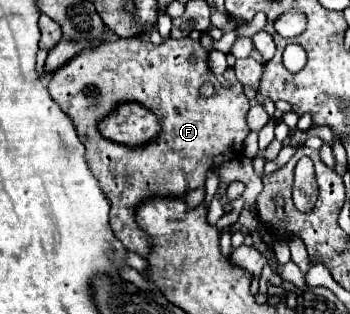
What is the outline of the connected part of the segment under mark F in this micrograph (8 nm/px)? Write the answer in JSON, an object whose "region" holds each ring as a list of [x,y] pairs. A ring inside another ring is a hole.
{"region":[[[143,37],[103,41],[91,49],[83,49],[47,77],[51,97],[73,119],[87,147],[89,167],[111,203],[109,223],[127,251],[147,257],[151,249],[149,233],[135,221],[141,203],[153,197],[185,197],[189,191],[203,189],[207,171],[219,167],[225,155],[227,159],[235,159],[237,149],[243,149],[243,141],[251,133],[245,119],[251,103],[243,93],[243,85],[235,81],[231,67],[223,77],[231,81],[229,87],[221,85],[211,73],[209,53],[199,41],[189,37],[167,39],[161,45],[153,45]],[[205,81],[215,85],[215,97],[211,99],[199,95],[199,87]],[[129,101],[147,107],[161,123],[159,135],[139,147],[119,145],[99,133],[99,123],[121,103]]]}

